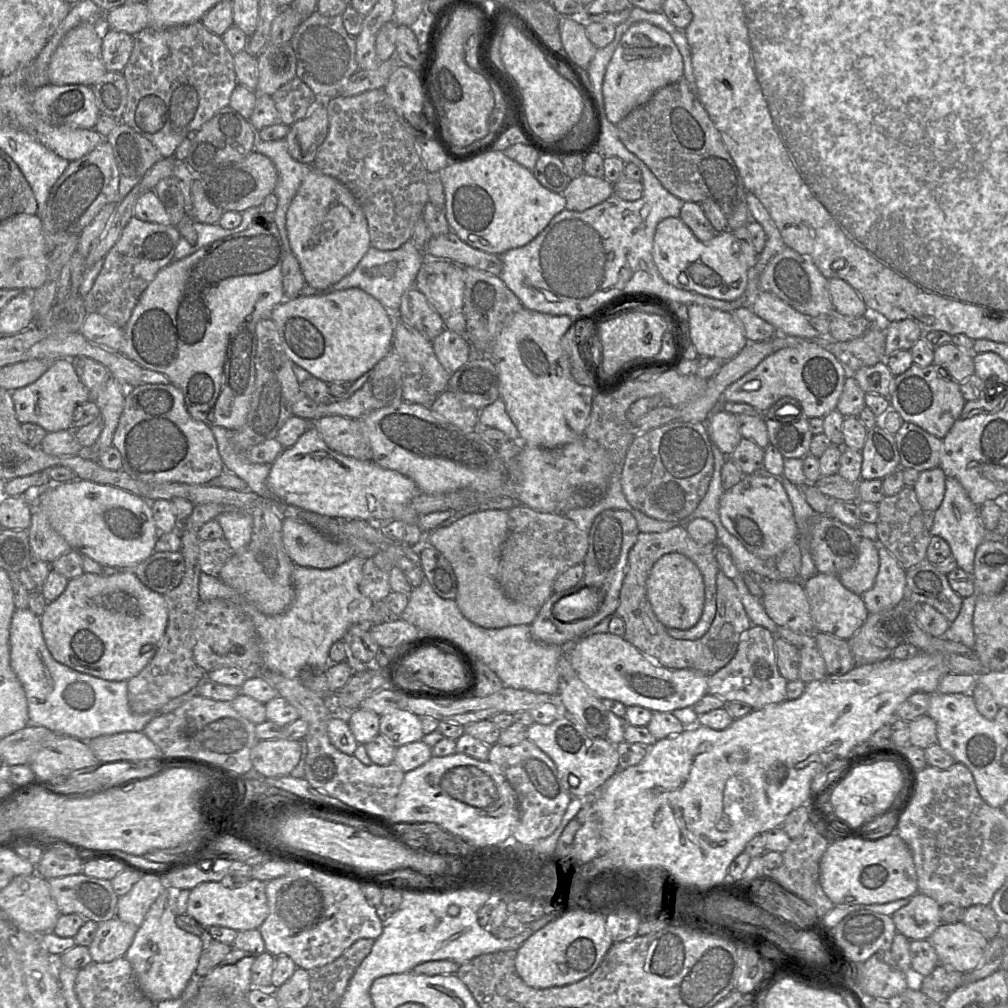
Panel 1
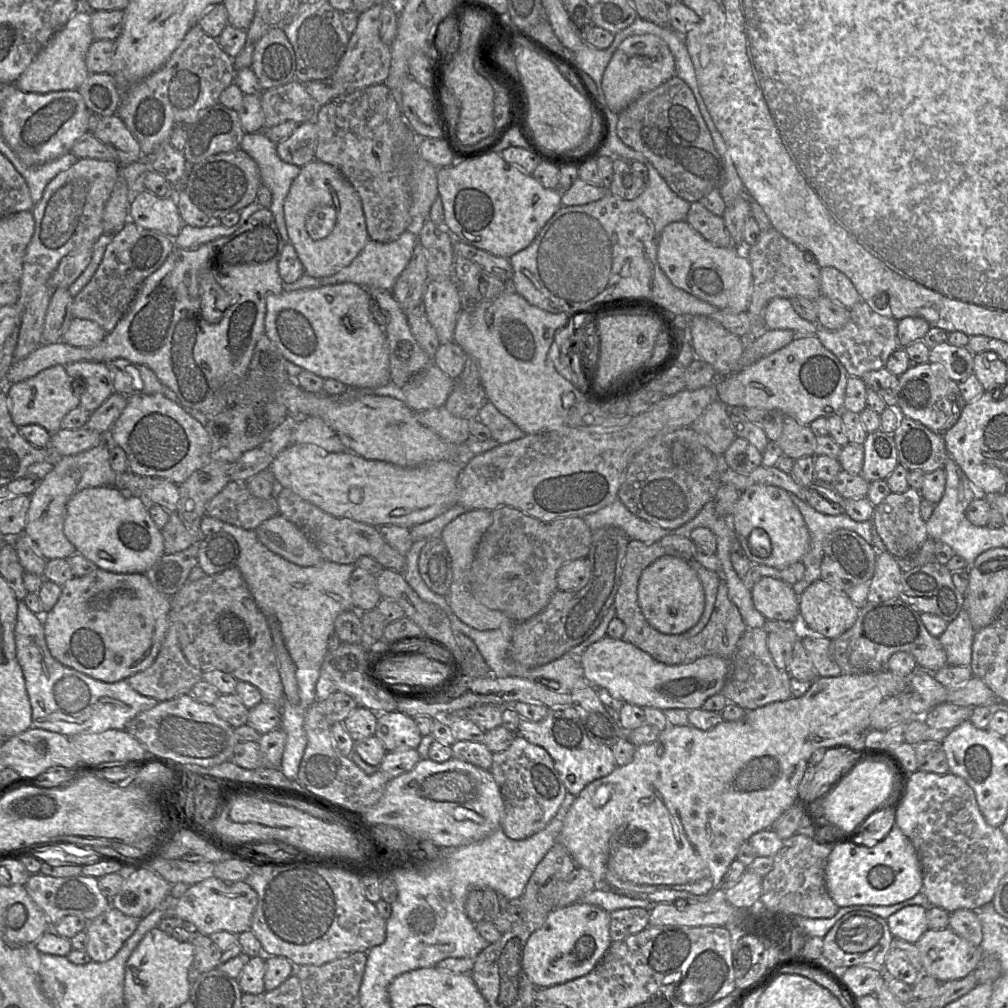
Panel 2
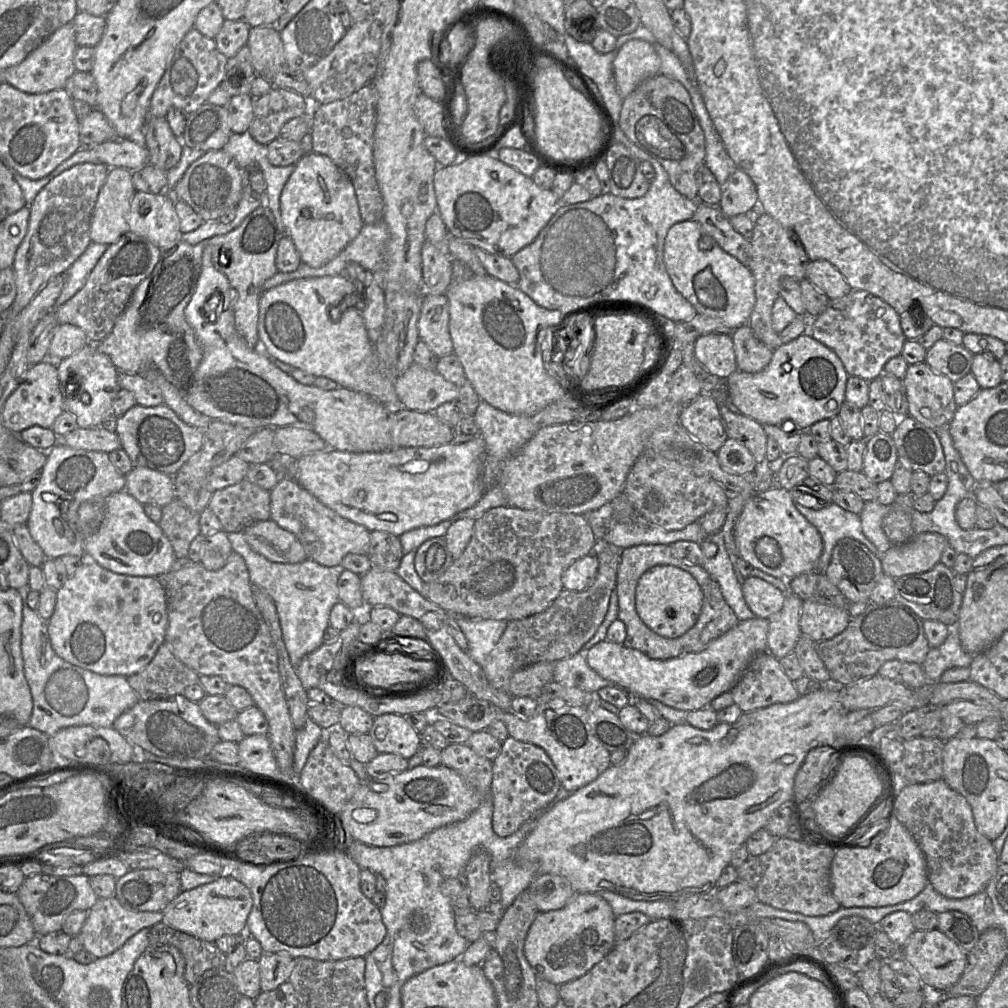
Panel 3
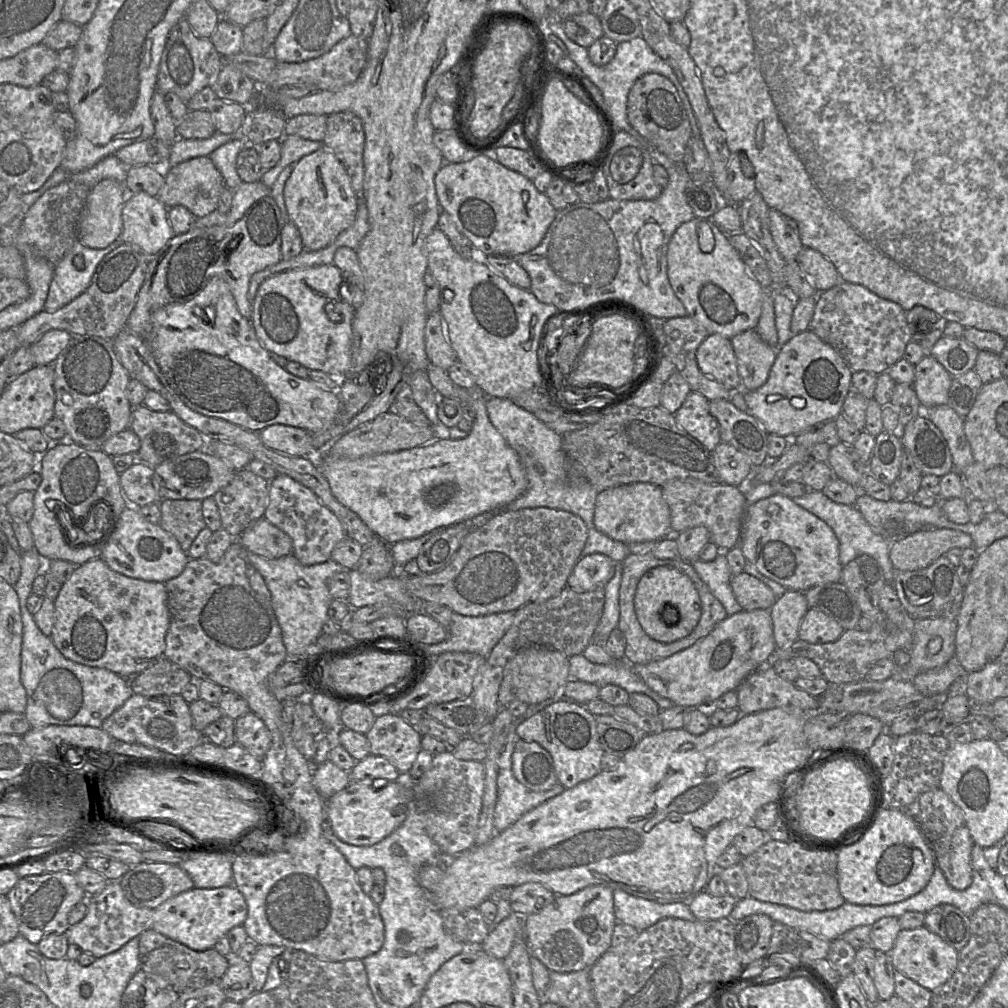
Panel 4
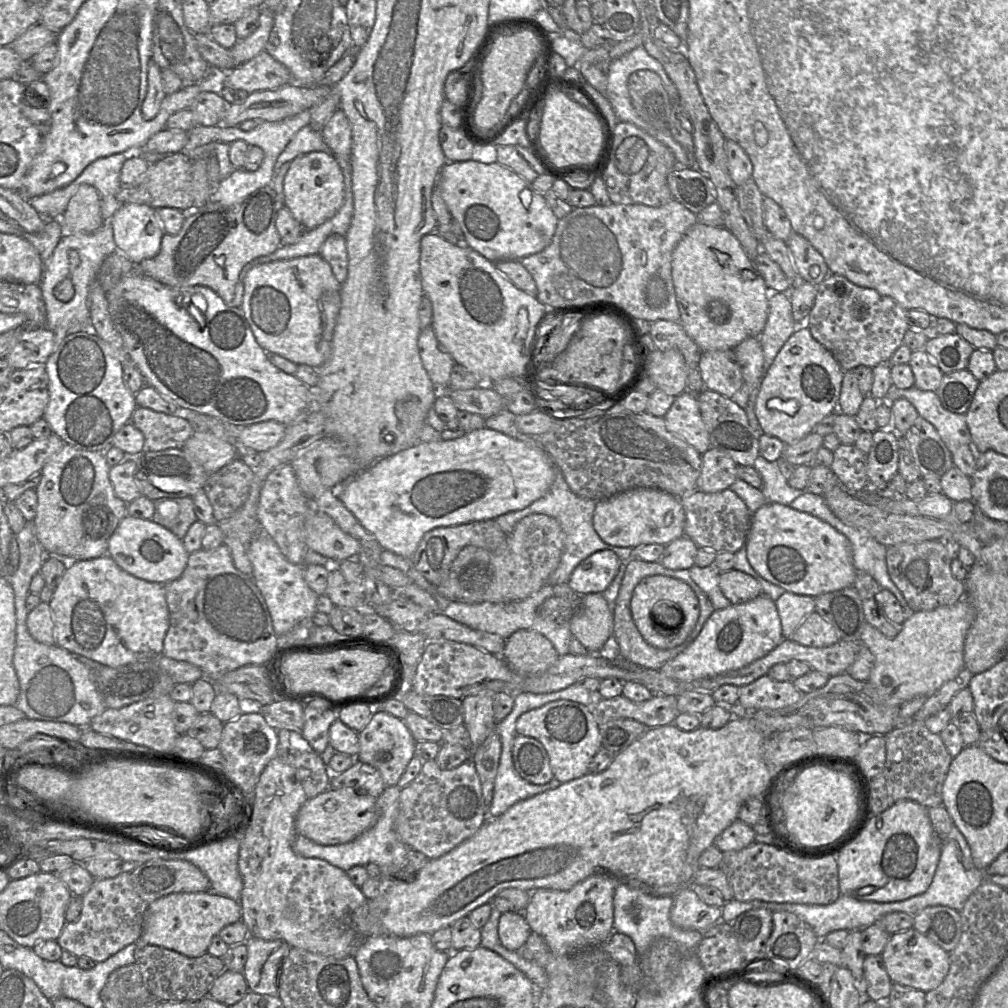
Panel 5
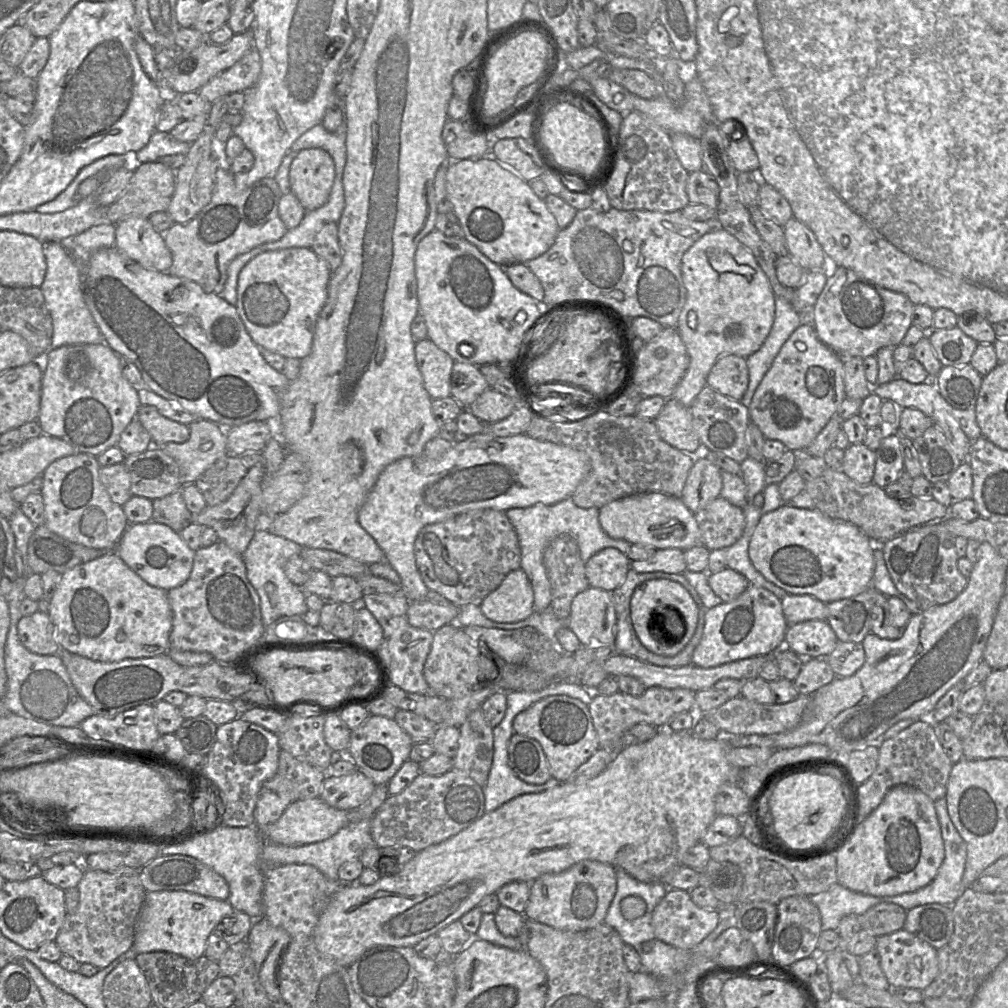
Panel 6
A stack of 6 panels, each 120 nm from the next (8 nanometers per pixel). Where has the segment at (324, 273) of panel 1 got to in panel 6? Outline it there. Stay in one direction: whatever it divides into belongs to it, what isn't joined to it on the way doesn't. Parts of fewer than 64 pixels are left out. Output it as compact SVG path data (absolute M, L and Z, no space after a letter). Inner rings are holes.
M322 148L302 149L290 166L290 191L306 211L323 206L329 199L335 179L335 163Z

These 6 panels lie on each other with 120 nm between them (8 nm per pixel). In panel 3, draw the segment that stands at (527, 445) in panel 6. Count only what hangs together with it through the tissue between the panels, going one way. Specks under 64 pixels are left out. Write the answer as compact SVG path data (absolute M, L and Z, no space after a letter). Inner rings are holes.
M413 363L394 381L400 407L412 411L434 412L440 405L457 401L459 387L445 380L436 370ZM481 435L470 441L425 448L394 448L382 452L344 452L330 450L304 455L294 461L289 477L337 514L369 531L385 531L395 536L415 528L432 526L473 507L483 496L480 461L485 454Z

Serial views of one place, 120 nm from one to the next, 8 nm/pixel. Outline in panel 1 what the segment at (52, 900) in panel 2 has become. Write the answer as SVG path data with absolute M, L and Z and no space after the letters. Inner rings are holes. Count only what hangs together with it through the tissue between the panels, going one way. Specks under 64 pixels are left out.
M83 873L48 879L60 914L80 914L86 920L105 922L117 916L118 896L111 881Z

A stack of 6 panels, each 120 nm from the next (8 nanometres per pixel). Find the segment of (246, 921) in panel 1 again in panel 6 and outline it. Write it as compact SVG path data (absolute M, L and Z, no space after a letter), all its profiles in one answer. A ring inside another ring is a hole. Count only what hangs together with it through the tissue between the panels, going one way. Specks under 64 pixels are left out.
M146 892L131 949L136 954L164 951L197 959L204 955L207 939L215 927L234 912L235 909L227 900L213 899L192 892Z

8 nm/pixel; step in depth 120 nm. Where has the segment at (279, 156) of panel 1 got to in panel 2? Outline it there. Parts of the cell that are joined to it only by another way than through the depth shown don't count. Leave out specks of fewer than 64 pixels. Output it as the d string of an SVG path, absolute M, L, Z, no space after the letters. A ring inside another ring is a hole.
M260 131L245 133L240 149L256 162L262 183L271 192L272 202L269 209L285 245L290 240L284 219L284 201L301 167L284 162L277 154L276 145Z

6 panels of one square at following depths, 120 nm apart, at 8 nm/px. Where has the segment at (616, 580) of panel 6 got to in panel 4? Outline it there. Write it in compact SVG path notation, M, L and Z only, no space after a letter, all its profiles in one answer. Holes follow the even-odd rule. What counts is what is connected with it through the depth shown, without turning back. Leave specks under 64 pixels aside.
M599 553L581 557L567 579L567 587L583 593L604 586L614 573L614 564L610 558Z

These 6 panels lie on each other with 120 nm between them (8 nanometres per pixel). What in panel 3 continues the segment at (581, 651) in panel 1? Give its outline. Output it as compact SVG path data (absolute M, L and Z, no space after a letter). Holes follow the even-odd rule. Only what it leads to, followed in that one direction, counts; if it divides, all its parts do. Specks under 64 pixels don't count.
M755 616L739 621L704 650L667 660L654 660L639 650L606 640L591 647L585 659L597 674L633 698L654 699L688 712L708 707L714 698L731 691L750 662L758 654L768 652L768 629L768 619Z

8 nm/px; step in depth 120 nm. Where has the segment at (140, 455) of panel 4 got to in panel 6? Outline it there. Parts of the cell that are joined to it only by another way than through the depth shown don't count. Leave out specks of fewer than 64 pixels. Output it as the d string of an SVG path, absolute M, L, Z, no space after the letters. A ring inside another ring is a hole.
M141 405L137 411L136 419L150 434L152 446L163 446L167 443L183 443L190 436L188 425L162 416L151 405Z

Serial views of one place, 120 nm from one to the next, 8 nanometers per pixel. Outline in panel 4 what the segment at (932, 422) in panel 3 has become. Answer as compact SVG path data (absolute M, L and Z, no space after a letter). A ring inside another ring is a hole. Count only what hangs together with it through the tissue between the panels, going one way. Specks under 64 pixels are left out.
M927 354L915 365L913 389L923 408L946 405L953 377Z

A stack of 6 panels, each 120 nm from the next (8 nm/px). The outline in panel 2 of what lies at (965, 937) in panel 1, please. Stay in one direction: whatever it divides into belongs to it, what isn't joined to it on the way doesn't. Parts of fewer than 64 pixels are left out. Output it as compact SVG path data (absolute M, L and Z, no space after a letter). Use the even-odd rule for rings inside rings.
M950 928L928 929L915 945L921 956L921 975L931 976L941 983L971 974L983 956L980 946L973 945Z

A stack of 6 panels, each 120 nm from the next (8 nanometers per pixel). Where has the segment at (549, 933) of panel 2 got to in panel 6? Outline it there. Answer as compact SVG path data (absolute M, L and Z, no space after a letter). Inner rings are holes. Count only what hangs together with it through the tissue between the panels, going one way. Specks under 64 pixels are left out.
M582 860L560 873L546 873L531 882L524 916L558 930L584 931L604 922L616 889L614 866Z

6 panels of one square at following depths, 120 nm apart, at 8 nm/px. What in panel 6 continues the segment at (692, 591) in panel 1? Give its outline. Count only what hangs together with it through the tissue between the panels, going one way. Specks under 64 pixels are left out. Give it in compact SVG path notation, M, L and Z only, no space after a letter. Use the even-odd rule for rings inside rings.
M667 579L648 580L639 585L631 598L631 619L640 642L649 651L662 655L678 654L693 637L699 607L685 587Z

